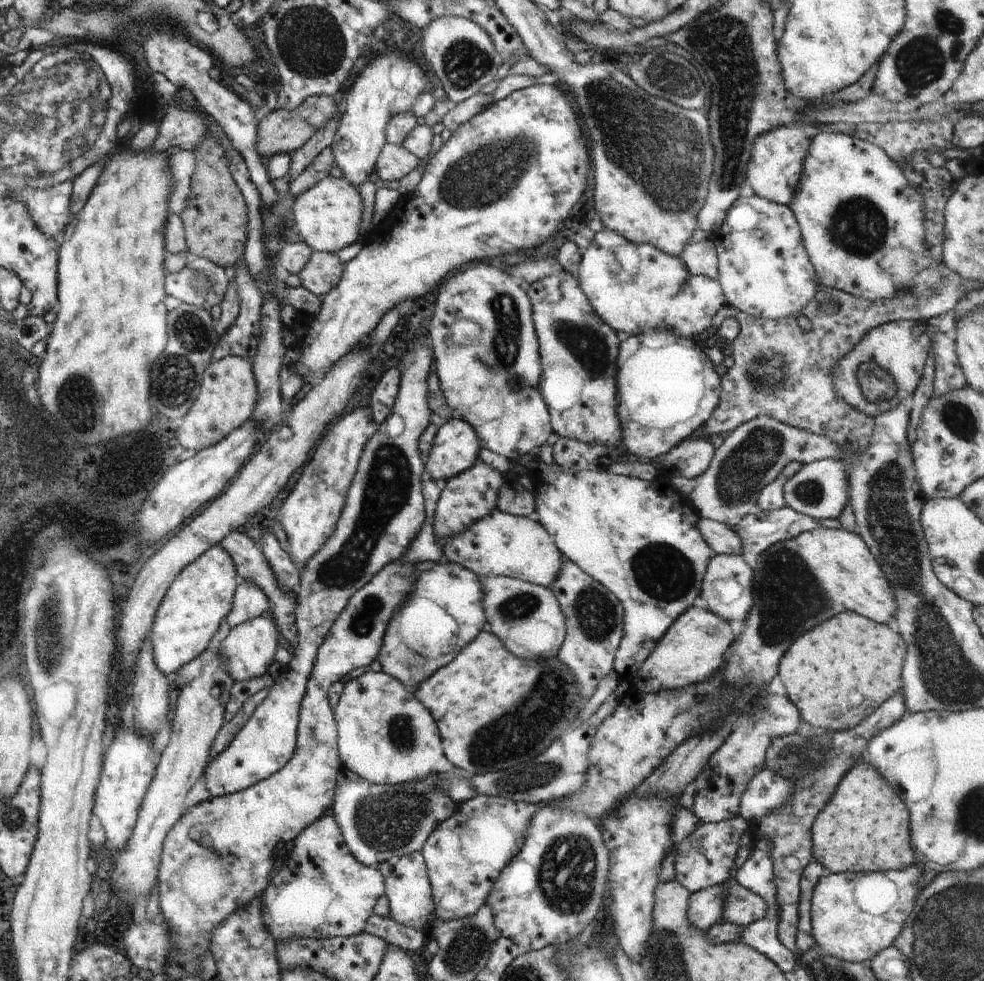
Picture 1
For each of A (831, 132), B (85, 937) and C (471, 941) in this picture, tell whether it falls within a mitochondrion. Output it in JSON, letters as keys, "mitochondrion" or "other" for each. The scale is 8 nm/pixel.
{"A":"other","B":"other","C":"mitochondrion"}

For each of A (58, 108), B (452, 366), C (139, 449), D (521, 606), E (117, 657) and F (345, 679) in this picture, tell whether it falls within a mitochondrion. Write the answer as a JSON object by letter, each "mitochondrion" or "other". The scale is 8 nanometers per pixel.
{"A":"mitochondrion","B":"other","C":"other","D":"mitochondrion","E":"other","F":"other"}

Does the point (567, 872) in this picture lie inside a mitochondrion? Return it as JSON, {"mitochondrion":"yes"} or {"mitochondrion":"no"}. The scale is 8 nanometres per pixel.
{"mitochondrion":"yes"}

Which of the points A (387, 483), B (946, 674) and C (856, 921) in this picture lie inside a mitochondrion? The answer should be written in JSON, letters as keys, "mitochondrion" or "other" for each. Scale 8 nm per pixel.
{"A":"mitochondrion","B":"mitochondrion","C":"other"}

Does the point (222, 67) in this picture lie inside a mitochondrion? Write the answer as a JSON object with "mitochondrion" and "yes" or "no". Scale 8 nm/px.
{"mitochondrion":"no"}

